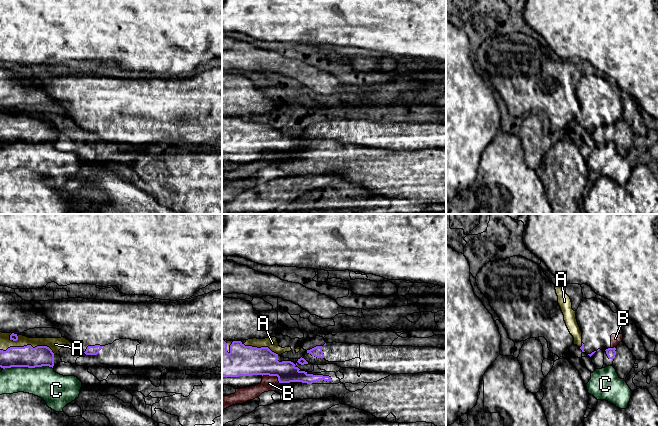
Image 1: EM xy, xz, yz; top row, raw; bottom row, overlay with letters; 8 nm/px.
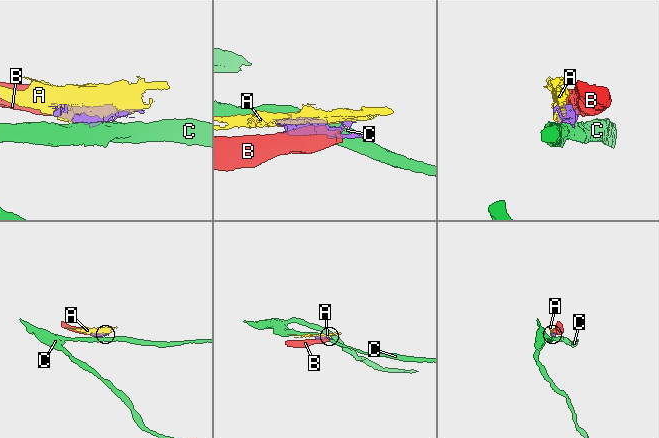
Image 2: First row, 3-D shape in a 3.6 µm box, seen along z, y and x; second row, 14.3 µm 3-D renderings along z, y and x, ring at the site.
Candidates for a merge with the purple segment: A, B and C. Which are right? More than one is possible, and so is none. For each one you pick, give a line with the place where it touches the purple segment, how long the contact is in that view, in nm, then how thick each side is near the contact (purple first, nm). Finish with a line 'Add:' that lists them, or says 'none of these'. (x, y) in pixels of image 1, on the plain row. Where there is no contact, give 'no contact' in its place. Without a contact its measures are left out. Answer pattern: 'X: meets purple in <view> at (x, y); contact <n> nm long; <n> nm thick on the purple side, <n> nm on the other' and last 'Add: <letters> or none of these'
Add: none of these

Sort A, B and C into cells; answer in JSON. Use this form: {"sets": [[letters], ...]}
{"sets": [["A", "B"], ["C"]]}

